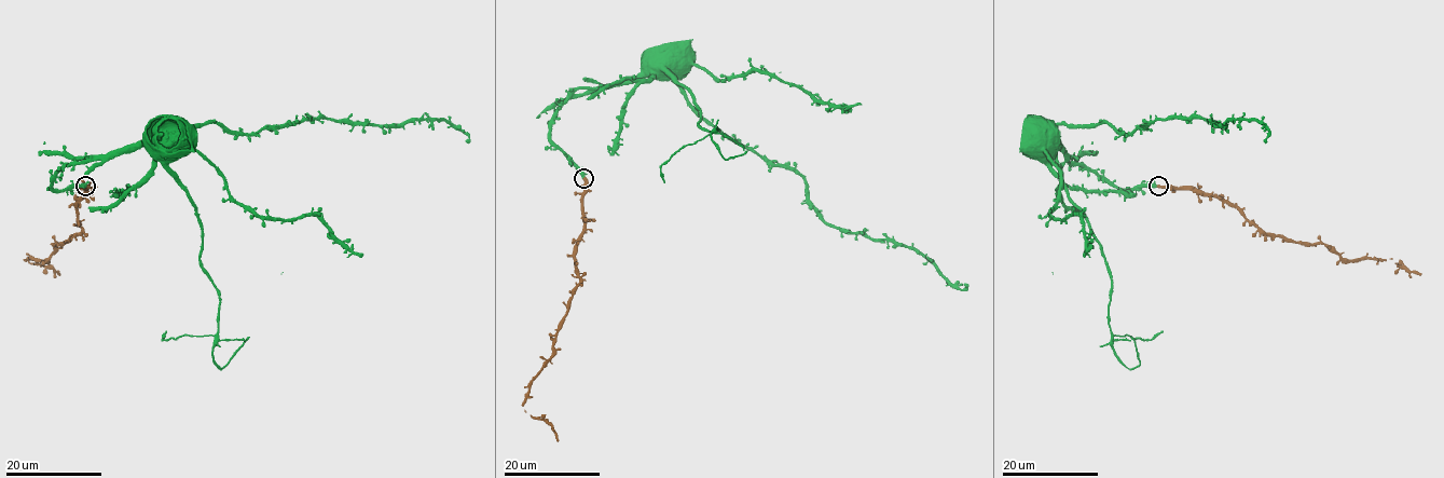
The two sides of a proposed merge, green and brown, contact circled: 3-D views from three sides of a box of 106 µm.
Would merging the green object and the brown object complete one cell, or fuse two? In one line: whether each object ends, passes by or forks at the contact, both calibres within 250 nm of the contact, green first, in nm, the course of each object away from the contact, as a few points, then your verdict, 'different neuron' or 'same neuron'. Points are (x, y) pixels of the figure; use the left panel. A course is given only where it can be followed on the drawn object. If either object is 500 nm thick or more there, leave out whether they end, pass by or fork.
calibres 380 and 550 nm; course green (84, 186), (54, 190), (52, 178), (180, 124), (258, 134), (308, 118), (445, 119), (467, 144); course brown (85, 186), (76, 207), (82, 230), (68, 242), (58, 243), (44, 260), (24, 259), (60, 274); same neuron

